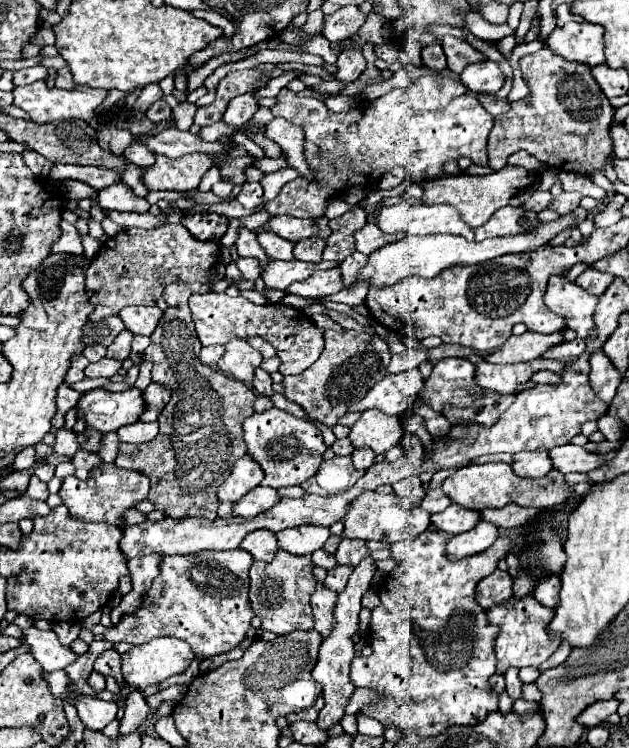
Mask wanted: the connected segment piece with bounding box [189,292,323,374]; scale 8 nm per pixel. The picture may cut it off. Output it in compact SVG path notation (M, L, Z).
M195 294L189 298L189 308L193 314L195 330L203 346L211 344L227 344L235 338L247 340L251 336L261 336L273 344L277 356L281 358L279 372L303 372L307 370L323 352L323 330L319 330L313 320L297 308L285 304L265 304L257 306L243 296L229 298L227 294Z

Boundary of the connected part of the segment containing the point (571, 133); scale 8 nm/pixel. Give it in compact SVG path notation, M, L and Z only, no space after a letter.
M541 48L535 54L527 54L519 60L523 80L529 88L529 96L513 102L511 110L495 120L495 126L489 134L489 168L499 170L507 164L507 158L517 152L517 150L527 150L533 154L537 160L545 162L551 168L565 170L565 172L575 172L583 176L591 174L603 174L605 164L611 156L611 138L607 138L607 126L613 120L613 106L609 104L607 96L591 78L591 68L581 62L569 62L559 54L553 54L549 48Z

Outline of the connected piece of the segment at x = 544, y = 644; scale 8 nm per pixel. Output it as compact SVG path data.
M533 594L523 598L509 598L507 602L495 604L487 610L487 622L499 628L495 636L493 650L497 656L497 674L505 674L507 668L523 668L523 666L541 666L561 644L561 638L551 638L545 628L553 618L553 608L541 606Z

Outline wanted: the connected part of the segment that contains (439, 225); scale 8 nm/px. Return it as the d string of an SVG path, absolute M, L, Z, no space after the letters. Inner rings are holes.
M401 202L397 206L383 208L377 220L383 232L403 232L403 234L457 234L473 240L473 228L467 226L459 210L451 204L409 204ZM401 228L401 230L391 230Z

